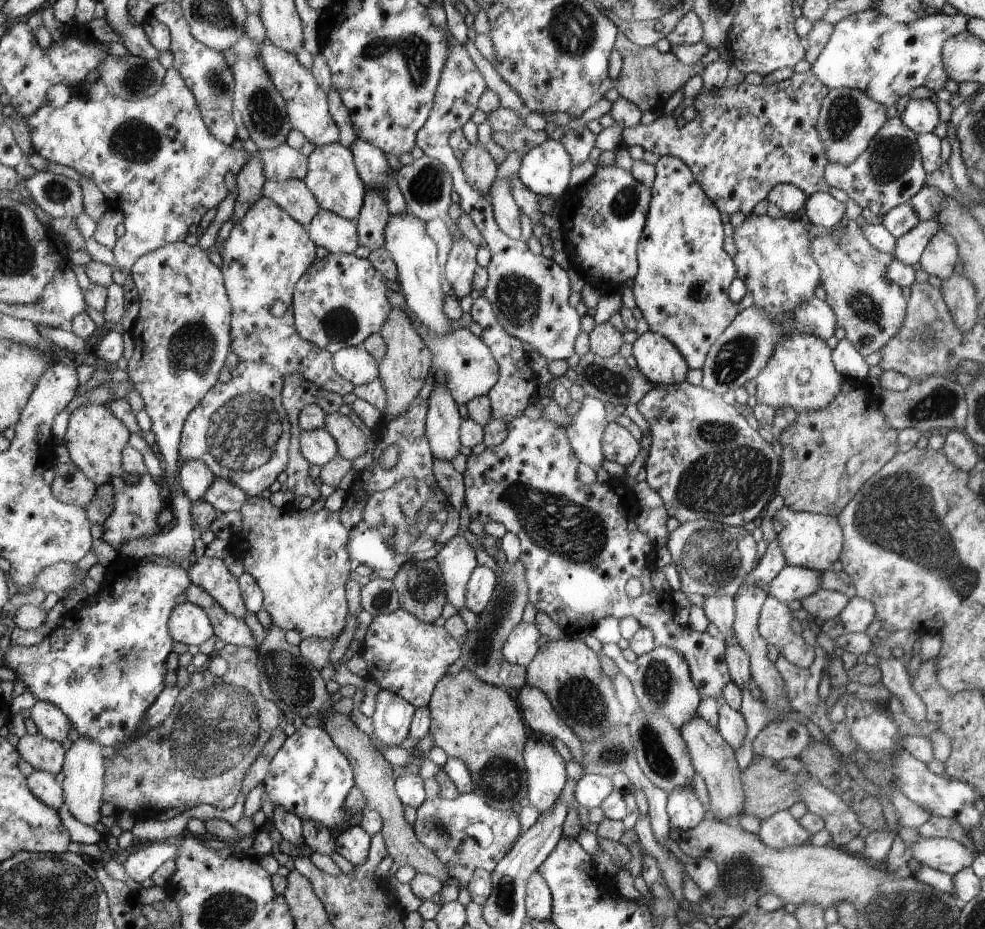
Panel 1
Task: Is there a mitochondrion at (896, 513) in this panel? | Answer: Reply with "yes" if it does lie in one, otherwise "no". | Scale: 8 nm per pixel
yes

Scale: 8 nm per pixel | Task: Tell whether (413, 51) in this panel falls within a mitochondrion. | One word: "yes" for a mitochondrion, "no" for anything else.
yes

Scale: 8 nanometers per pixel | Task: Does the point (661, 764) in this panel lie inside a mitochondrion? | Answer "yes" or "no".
yes

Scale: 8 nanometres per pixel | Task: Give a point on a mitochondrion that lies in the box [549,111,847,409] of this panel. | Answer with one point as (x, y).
(737, 354)

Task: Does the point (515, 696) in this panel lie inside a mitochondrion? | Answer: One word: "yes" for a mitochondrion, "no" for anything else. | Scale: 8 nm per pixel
no

